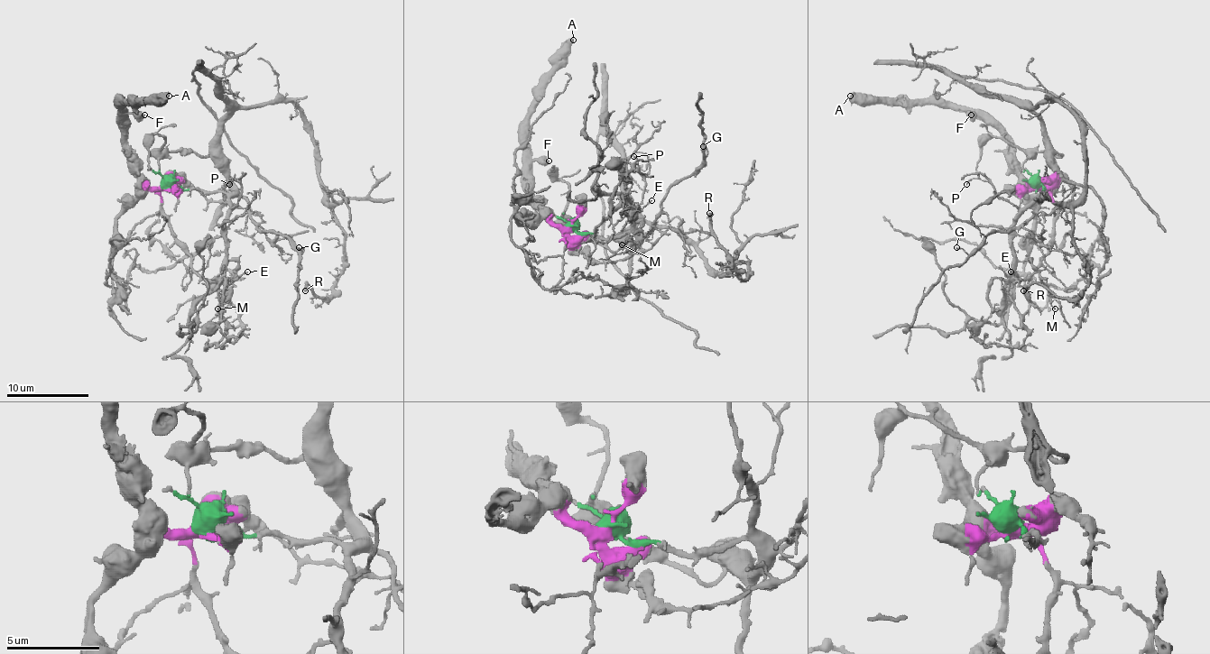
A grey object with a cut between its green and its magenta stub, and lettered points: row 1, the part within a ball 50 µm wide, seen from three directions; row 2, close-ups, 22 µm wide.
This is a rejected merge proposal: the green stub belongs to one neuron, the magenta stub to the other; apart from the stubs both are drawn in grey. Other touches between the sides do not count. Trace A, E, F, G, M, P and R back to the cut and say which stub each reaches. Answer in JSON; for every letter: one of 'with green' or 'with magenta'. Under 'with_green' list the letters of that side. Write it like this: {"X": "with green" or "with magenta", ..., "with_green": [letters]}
{"A": "with magenta", "E": "with magenta", "F": "with magenta", "G": "with green", "M": "with green", "P": "with green", "R": "with green", "with_green": ["G", "M", "P", "R"]}

